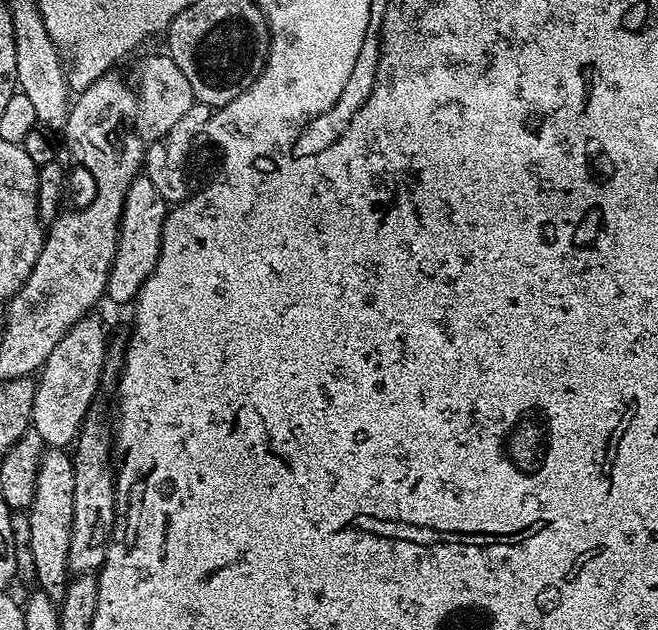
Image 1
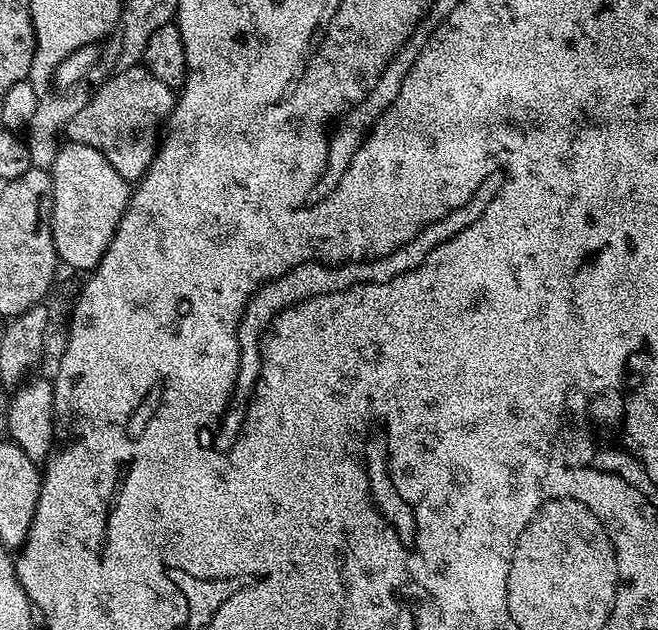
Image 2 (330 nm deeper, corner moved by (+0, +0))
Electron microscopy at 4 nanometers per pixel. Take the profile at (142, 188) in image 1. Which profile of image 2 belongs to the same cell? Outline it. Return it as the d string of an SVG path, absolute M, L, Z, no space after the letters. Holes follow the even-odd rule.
M73 140L61 143L52 163L52 233L61 265L69 264L83 274L97 268L106 254L118 222L128 208L130 184L94 150Z

